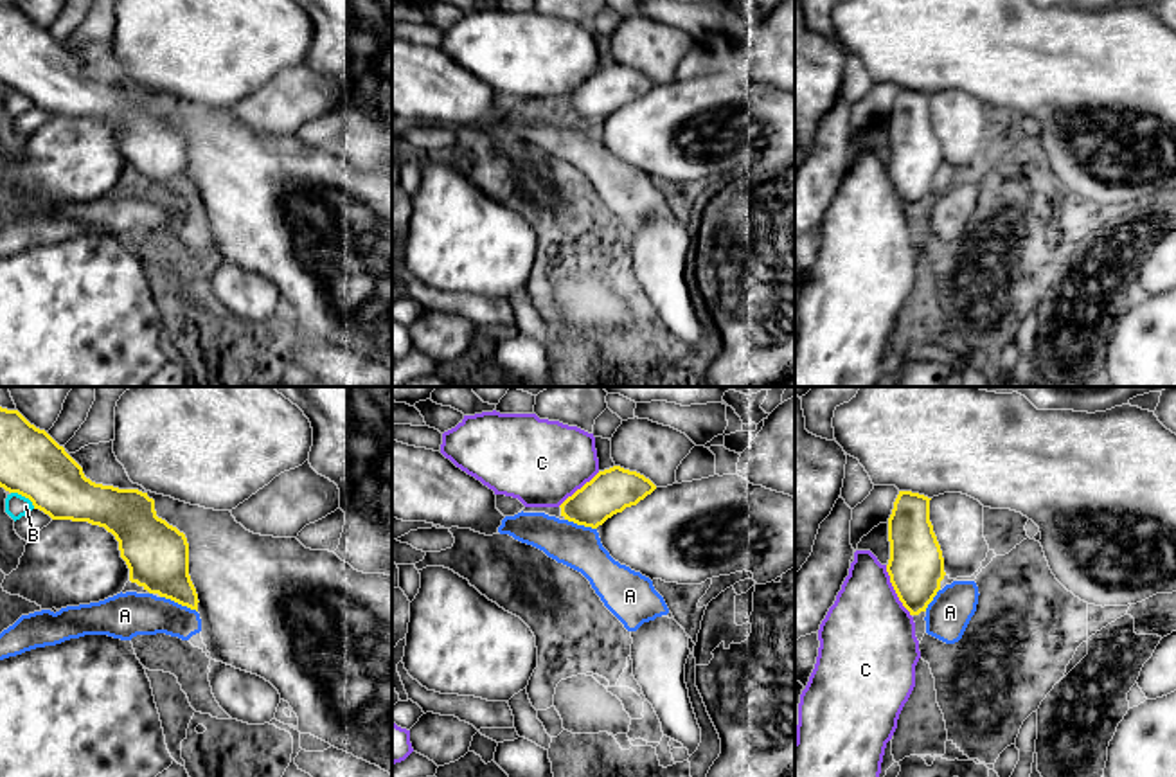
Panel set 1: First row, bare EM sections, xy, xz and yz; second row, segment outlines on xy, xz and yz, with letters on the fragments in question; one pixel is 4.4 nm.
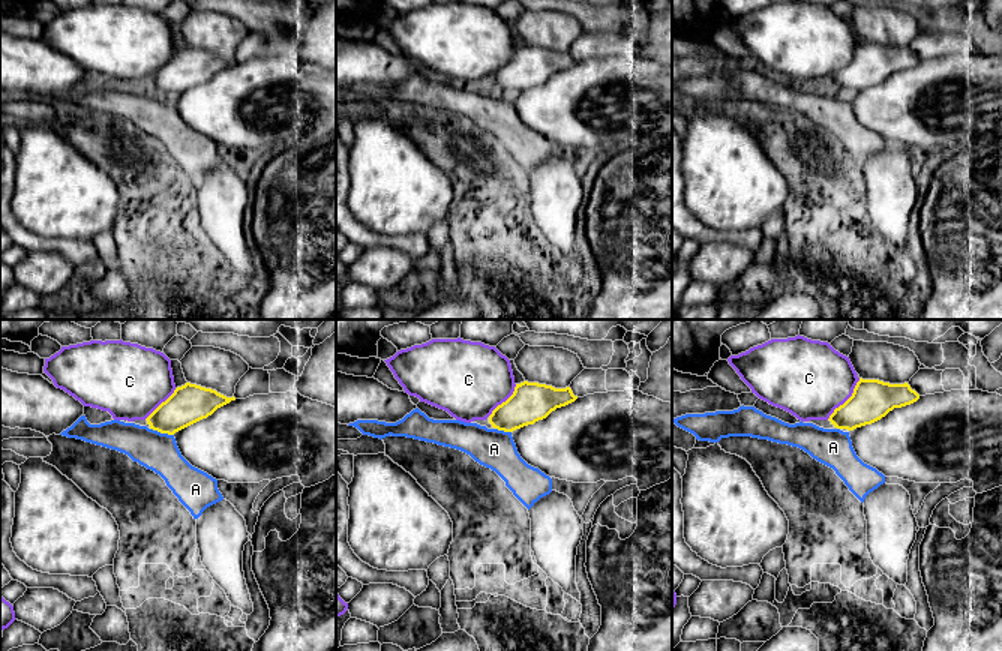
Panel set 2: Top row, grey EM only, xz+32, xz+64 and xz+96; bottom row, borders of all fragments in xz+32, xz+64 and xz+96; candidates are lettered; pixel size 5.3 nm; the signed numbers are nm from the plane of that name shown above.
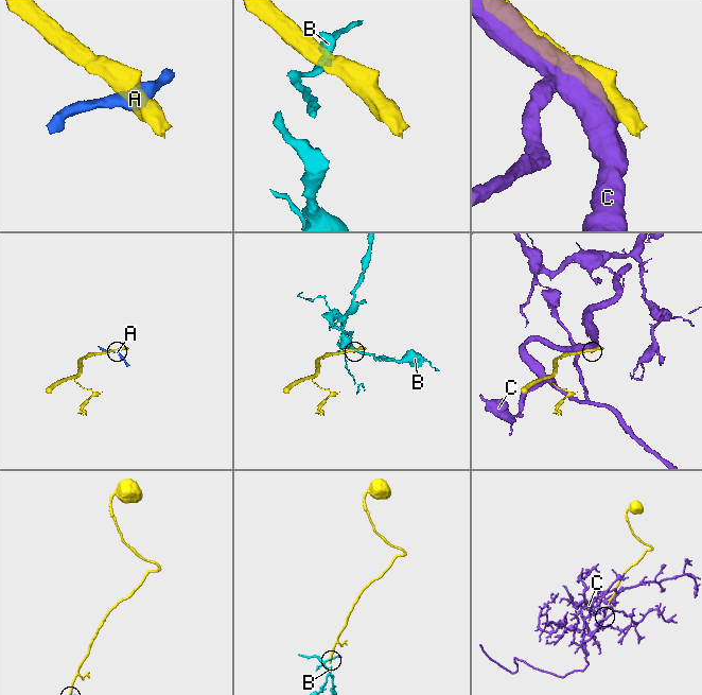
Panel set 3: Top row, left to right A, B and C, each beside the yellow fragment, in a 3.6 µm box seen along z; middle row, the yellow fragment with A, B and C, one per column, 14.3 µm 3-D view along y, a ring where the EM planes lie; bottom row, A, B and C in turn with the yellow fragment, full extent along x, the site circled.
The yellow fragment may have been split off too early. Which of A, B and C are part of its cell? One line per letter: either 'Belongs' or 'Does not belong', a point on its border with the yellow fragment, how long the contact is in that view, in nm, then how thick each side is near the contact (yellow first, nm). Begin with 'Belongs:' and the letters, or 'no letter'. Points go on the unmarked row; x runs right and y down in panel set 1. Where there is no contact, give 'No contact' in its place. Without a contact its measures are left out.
Belongs: no letter
A: Does not belong. Touches yellow at xy (178, 200). Shared border 180 nm. Thickness 280 nm (yellow) against 200 nm
B: Does not belong. Touches yellow at xy (24, 92). Shared border 130 nm. Thickness 300 nm (yellow) against 110 nm
C: Does not belong. Touches yellow at yz (894, 186). Shared border 260 nm. Thickness 260 nm (yellow) against 420 nm

